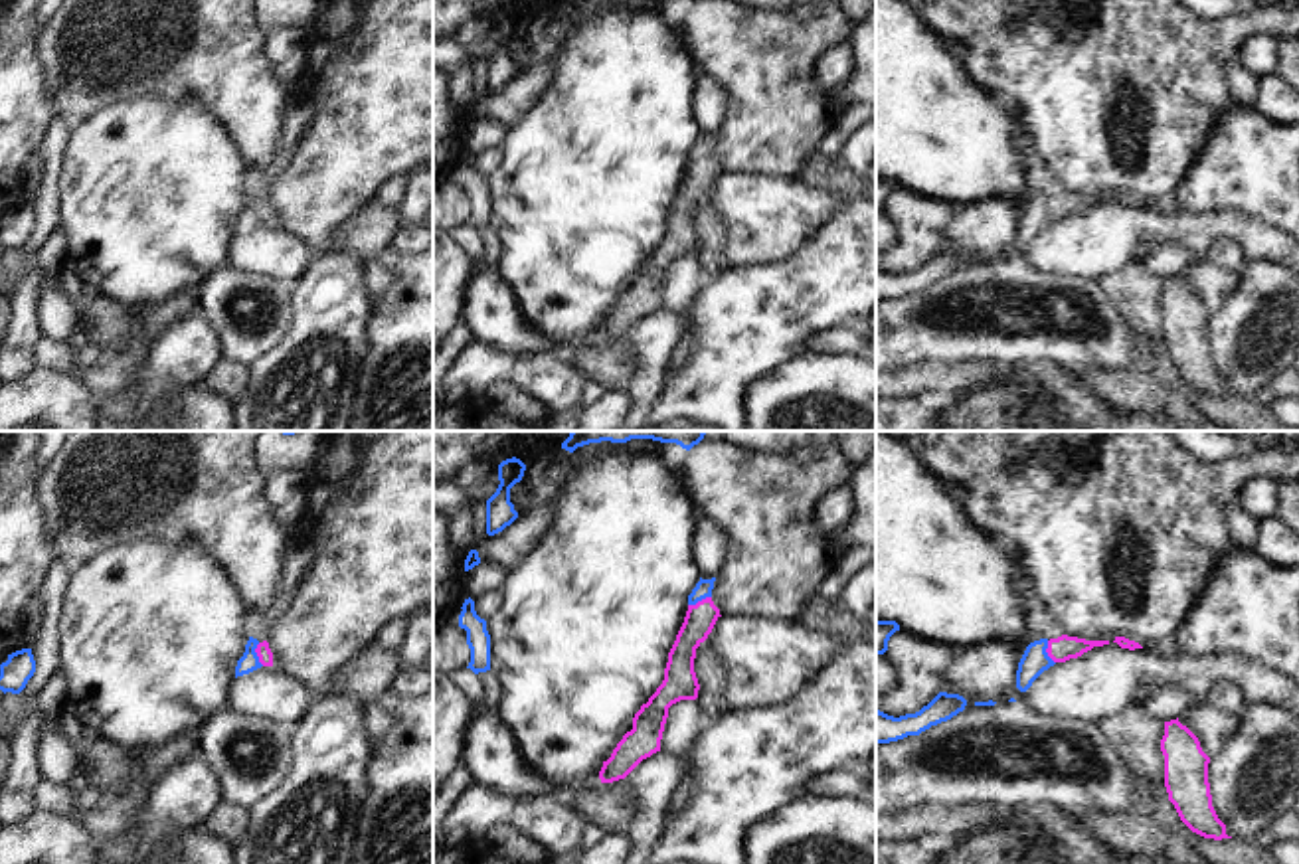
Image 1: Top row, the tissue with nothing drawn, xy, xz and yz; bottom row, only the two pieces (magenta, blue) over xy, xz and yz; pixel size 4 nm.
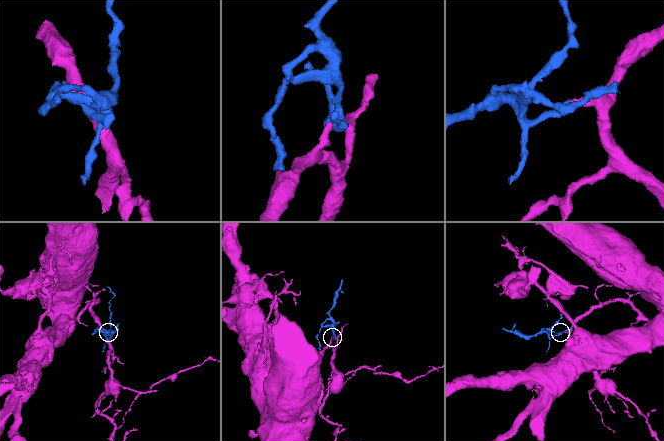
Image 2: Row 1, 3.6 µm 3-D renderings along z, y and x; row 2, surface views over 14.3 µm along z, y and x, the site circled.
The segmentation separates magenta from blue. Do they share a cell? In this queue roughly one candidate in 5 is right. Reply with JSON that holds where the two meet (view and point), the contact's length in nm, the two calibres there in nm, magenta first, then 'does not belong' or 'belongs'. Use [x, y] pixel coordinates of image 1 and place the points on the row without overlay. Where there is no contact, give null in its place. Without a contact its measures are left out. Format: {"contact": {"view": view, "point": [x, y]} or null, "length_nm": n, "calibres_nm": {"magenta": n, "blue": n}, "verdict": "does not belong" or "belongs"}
{"contact": {"view": "xy", "point": [258, 212]}, "length_nm": 100, "calibres_nm": {"magenta": 60, "blue": 80}, "verdict": "does not belong"}

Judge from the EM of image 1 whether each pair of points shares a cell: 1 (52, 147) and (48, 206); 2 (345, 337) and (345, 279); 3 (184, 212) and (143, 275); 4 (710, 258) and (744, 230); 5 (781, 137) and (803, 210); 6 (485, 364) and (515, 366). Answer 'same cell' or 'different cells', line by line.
1: same cell
2: same cell
3: same cell
4: different cells
5: different cells
6: same cell

